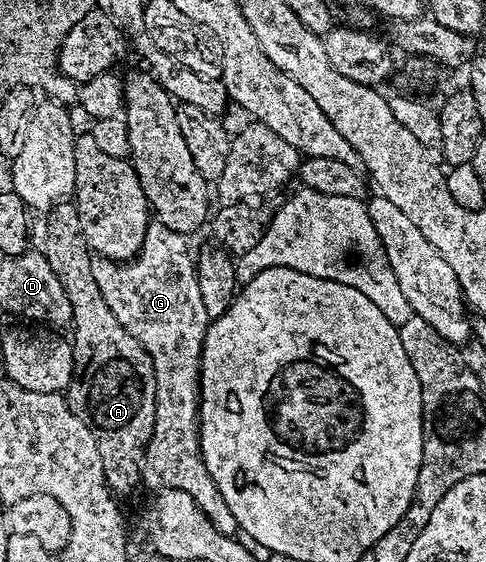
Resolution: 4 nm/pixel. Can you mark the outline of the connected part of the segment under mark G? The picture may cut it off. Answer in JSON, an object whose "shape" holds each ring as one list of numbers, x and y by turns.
{"shape":[[158,220,150,221,147,236,143,236,139,252,128,262,114,262,108,256,94,257,95,284,99,284,99,290,103,292,103,298,107,300,111,312,115,312,127,332,131,332,131,336,135,336,145,346,155,368,155,428,145,449,144,481,154,482,157,488,187,492,187,496,191,496,191,500,195,500,195,504,203,508,203,512,209,517,211,524,215,524,220,534,236,535,239,527,235,516,231,516,231,508,227,508,223,492,219,492,215,480,211,480,211,472,207,472,207,464,201,458,201,349,211,319,207,316,207,308,203,308,197,263,194,255,189,255,188,241,190,239,186,235,173,231,167,224]]}

